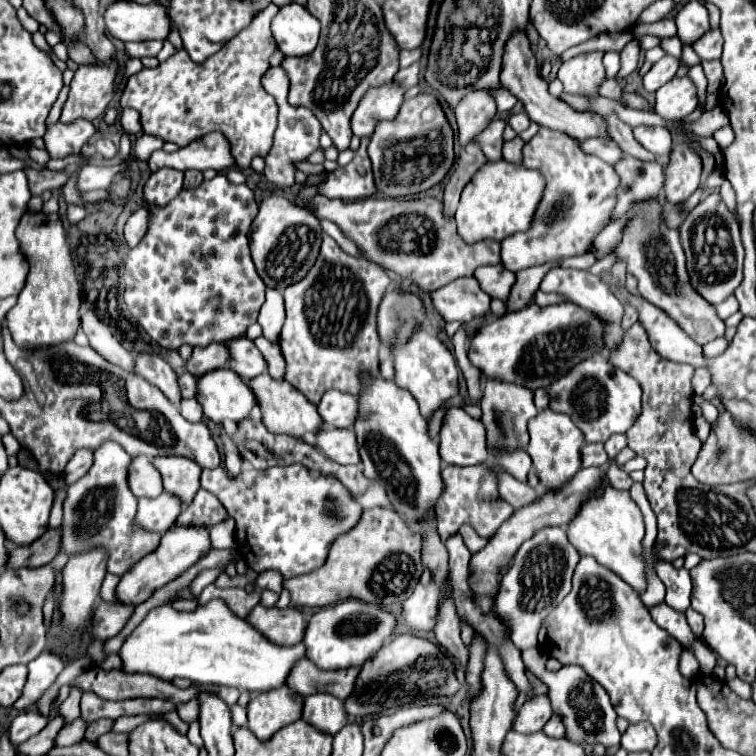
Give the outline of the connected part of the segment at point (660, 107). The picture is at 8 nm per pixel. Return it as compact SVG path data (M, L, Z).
M689 77L671 79L661 89L657 89L655 95L657 95L655 113L669 121L685 119L699 105L695 83Z

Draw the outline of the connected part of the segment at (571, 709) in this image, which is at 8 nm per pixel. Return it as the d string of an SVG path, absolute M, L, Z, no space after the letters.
M539 647L522 651L522 659L527 670L549 687L551 707L563 719L563 725L567 729L565 739L569 739L575 745L583 745L583 743L597 745L597 743L601 743L605 749L619 745L621 733L615 727L617 713L609 701L609 695L599 683L593 683L593 679L589 679L589 675L585 675L585 671L581 671L581 667L565 665L559 671L551 673L551 671L547 671L545 666L547 657Z

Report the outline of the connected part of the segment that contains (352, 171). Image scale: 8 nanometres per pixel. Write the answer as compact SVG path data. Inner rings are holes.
M361 137L361 147L357 149L353 161L346 167L339 167L337 171L325 175L325 179L317 185L317 193L325 195L327 199L367 199L377 193L371 159L367 153L370 137Z

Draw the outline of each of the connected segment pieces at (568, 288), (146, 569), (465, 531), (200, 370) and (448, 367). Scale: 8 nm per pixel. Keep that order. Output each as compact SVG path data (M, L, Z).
M555 267L553 271L549 271L545 275L545 279L541 281L541 291L555 291L555 293L563 293L567 295L575 305L579 305L581 309L593 313L601 323L603 323L603 345L609 351L615 351L621 345L623 339L623 327L621 327L621 317L623 317L623 307L619 303L619 299L609 291L609 287L605 287L605 283L601 283L601 279L589 271L577 271L577 269L561 269Z
M175 525L171 527L163 537L161 543L155 551L147 553L139 563L135 563L119 581L115 593L119 603L123 605L139 605L143 601L147 601L153 591L161 589L163 585L167 585L169 581L177 579L183 571L187 571L191 565L195 565L203 555L207 555L207 551L211 549L211 541L209 541L209 533L203 527L181 527Z
M461 527L459 535L463 537L463 541L465 541L465 545L467 545L467 549L469 549L471 553L481 551L481 549L489 543L489 539L481 539L481 537L471 529L471 527Z
M209 345L209 347L197 347L193 349L193 355L191 359L185 363L185 371L201 377L213 369L221 369L221 367L227 367L229 365L229 347L227 345Z
M423 327L415 331L409 343L405 343L403 347L393 347L393 359L397 387L407 389L415 397L425 419L431 419L433 413L443 407L447 399L459 393L459 369L451 351L437 337L429 335Z

